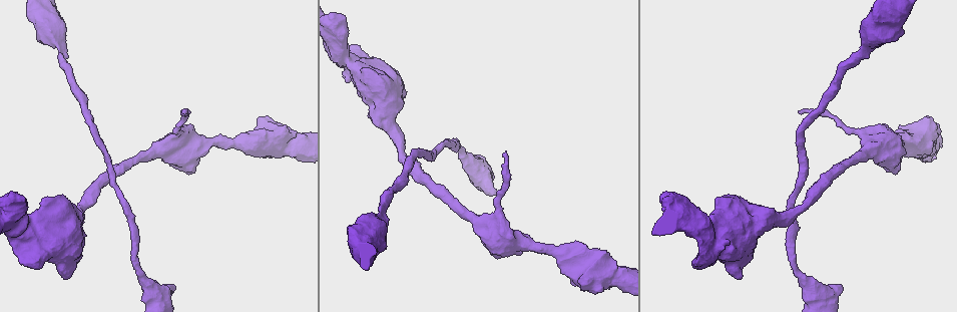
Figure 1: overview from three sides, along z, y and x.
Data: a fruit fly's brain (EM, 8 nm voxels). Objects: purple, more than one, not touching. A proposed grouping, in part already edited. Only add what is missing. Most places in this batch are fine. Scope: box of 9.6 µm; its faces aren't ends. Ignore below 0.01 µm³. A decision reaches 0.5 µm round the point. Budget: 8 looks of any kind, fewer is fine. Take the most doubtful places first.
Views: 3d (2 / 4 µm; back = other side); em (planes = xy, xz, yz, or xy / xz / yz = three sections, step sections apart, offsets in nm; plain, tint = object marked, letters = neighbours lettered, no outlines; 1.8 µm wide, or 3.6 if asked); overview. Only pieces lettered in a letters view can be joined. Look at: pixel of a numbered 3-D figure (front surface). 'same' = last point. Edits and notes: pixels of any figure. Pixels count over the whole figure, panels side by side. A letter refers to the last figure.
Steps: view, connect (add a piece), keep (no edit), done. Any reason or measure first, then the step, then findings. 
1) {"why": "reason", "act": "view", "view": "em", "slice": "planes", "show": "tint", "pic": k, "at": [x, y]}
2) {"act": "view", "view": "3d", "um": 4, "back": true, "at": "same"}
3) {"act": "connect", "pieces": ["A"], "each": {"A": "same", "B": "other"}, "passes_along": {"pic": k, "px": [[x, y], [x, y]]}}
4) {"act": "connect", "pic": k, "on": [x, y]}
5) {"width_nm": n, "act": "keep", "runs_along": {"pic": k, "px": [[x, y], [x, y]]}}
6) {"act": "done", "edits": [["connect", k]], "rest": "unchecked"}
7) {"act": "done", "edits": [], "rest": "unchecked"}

{"why": "tapers out", "act": "view", "view": "em", "slice": "yz", "step": 16, "show": "plain", "pic": 1, "at": [799, 113]}

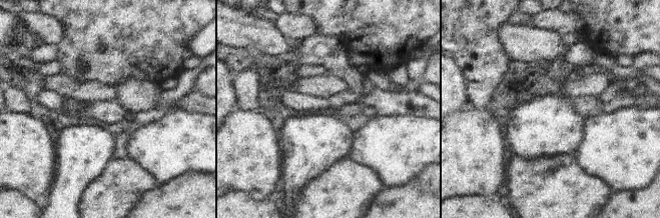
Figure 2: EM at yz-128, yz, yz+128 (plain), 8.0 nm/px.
{"act": "view", "view": "em", "slice": "yz", "step": 16, "show": "letters", "at": "same"}

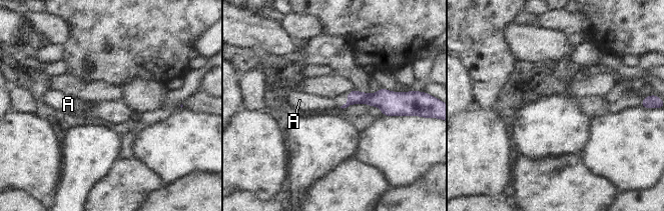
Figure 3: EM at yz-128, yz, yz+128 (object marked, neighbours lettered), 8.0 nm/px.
{"width_nm": 80, "act": "connect", "pieces": ["A"], "each": {"A": "same"}, "passes_along": {"pic": 3, "px": [[379, 99], [348, 101], [316, 104]]}, "found": "it goes on there"}

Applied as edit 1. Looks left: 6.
{"why": "an open end", "act": "view", "view": "3d", "um": 4, "back": true, "pic": 1, "at": [43, 264]}

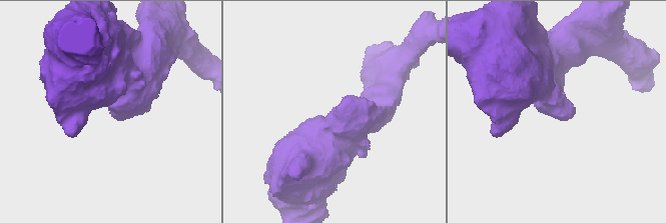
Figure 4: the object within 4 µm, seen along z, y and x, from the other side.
{"act": "view", "view": "em", "um": 3.6, "slice": "yz", "step": 8, "show": "tint", "pic": 4, "at": [334, 114]}

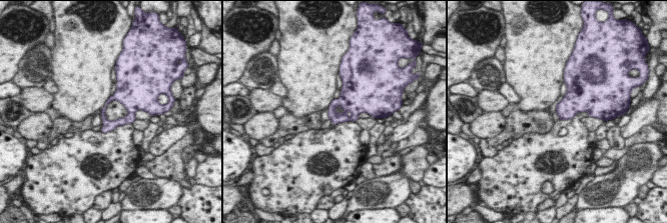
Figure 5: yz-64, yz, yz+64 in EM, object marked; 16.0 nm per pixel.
{"act": "view", "view": "em", "um": 3.6, "slice": "planes", "show": "letters", "at": "same"}

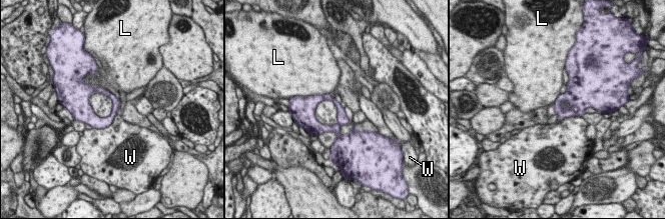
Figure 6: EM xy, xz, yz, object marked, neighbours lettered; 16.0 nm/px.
{"longest_contact_nm": ["L", 440], "act": "keep", "each": {"L": "other", "W": "other"}, "runs_along": {"pic": 6, "px": [[307, 106], [320, 128], [347, 121]]}, "found": "none of them fits"}

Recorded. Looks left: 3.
{"why": "branch stops here", "act": "view", "view": "3d", "um": 2, "back": true, "pic": 1, "at": [495, 195]}

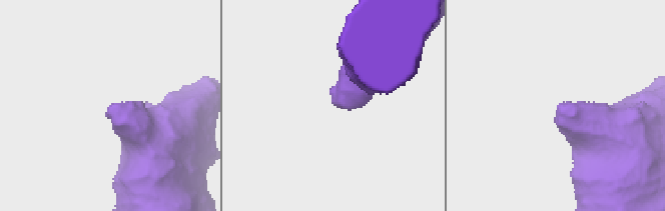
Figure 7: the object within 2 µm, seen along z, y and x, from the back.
{"why": "shape alone is not enough", "act": "view", "view": "em", "slice": "yz", "step": 16, "show": "letters", "pic": 7, "at": [112, 103]}

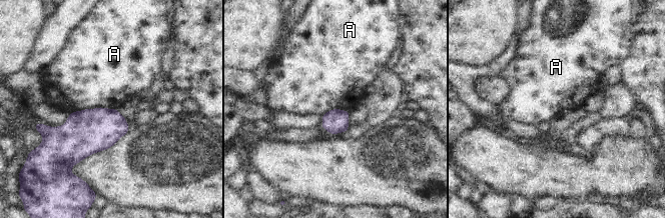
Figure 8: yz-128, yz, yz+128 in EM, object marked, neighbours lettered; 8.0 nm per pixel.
{"why": "another direction", "act": "view", "view": "em", "slice": "planes", "show": "letters", "at": "same"}

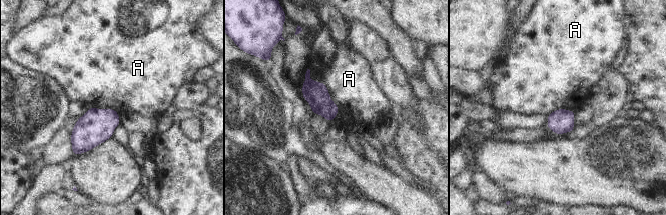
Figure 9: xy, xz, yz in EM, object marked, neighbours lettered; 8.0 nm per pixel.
{"longest_contact_nm": ["A", 480], "act": "keep", "each": {"A": "other"}, "border": {"pic": 9, "px": [[308, 68], [338, 107], [330, 122]]}, "found": "no lettered piece goes on from it"}

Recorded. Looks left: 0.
{"act": "done", "edits": [["connect", 3]], "rest": "unchecked"}

